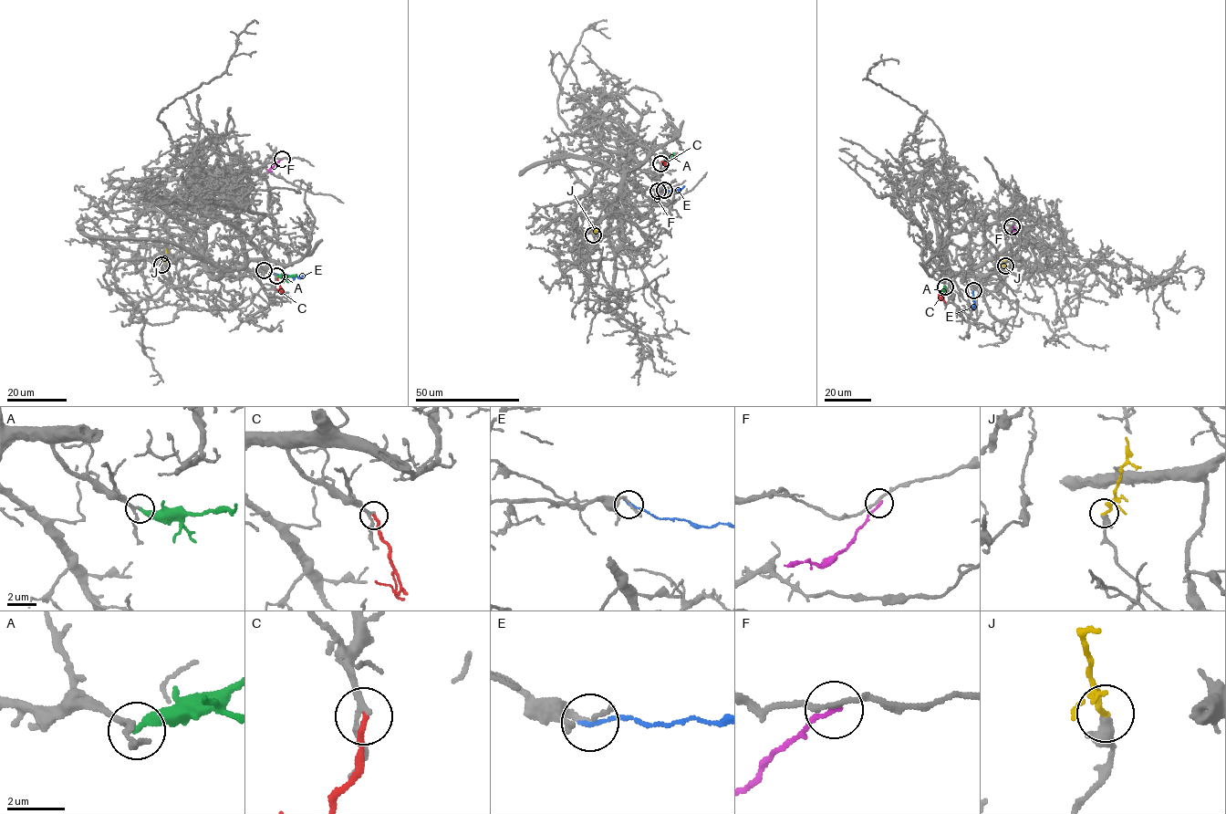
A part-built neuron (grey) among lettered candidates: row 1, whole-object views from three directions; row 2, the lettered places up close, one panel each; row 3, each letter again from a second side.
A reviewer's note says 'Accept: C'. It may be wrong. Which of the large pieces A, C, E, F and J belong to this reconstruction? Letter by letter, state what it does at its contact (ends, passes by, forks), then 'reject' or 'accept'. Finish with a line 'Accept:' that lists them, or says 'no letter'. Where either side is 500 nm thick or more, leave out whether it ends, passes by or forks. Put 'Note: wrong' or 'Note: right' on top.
Note: right
A: it ends there; reject
C: it ends there; accept
E: it ends there; reject
F: it ends there; reject
J: it ends there; reject
Accept: C

